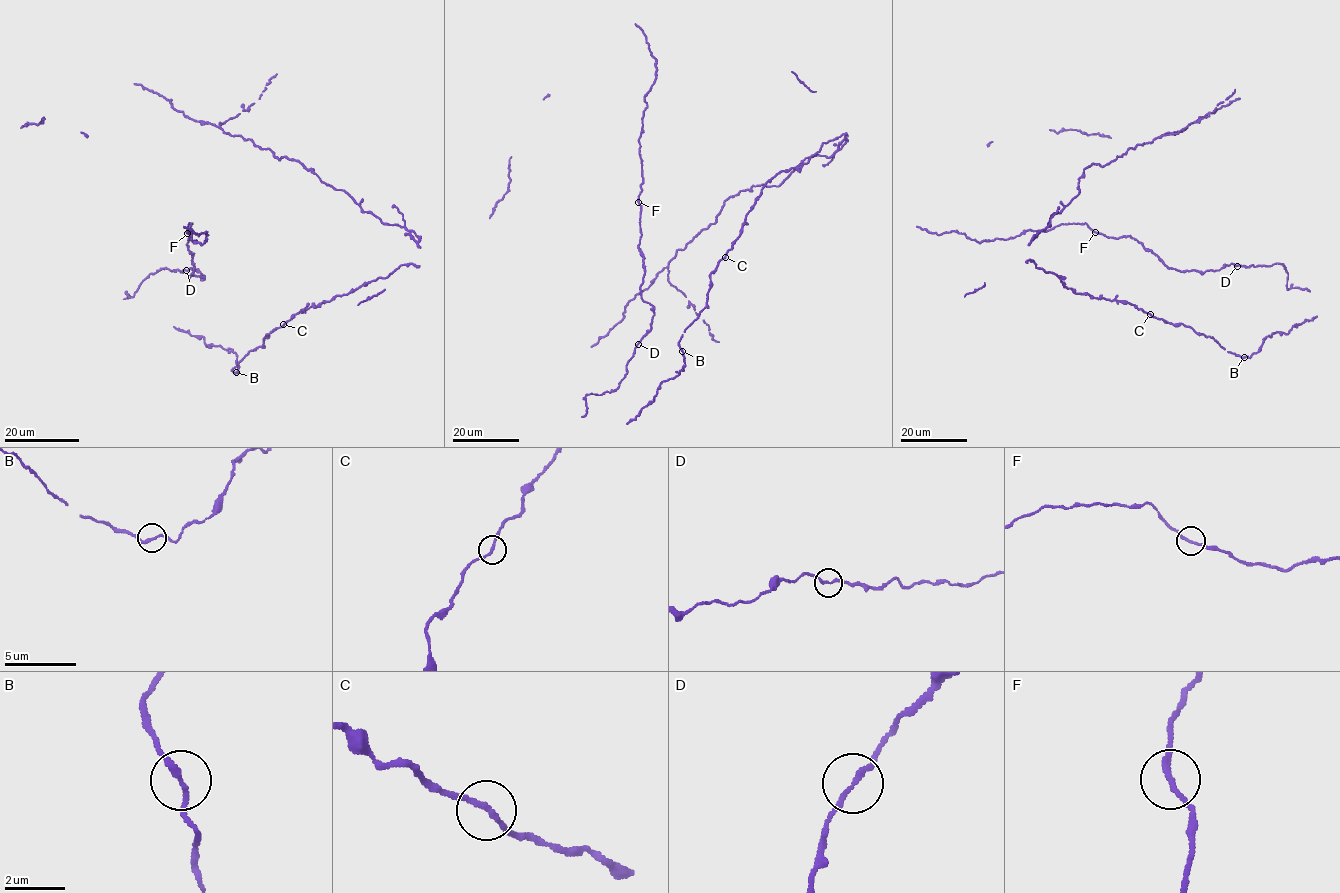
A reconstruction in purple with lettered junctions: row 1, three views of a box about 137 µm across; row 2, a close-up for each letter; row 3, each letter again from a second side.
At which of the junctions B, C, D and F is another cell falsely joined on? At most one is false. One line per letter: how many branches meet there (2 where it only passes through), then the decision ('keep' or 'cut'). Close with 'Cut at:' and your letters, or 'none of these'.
B: 2 branches meet; keep
C: 2 branches meet; keep
D: 2 branches meet; keep
F: 2 branches meet; keep
Cut at: none of these

